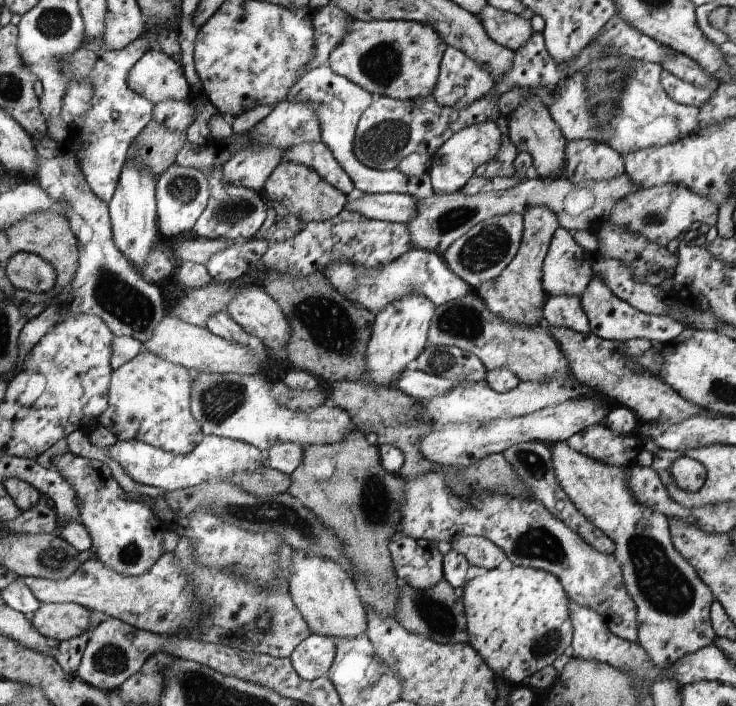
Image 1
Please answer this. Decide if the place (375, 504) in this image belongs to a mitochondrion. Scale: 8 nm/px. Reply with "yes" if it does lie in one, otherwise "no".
yes

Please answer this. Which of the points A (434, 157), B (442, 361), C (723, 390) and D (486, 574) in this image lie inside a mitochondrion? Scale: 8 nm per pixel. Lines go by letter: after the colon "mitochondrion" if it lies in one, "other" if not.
A: other
B: mitochondrion
C: mitochondrion
D: other

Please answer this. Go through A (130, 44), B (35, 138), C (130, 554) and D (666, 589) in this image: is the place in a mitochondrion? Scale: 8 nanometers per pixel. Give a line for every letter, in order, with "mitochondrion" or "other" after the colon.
A: other
B: other
C: mitochondrion
D: mitochondrion

